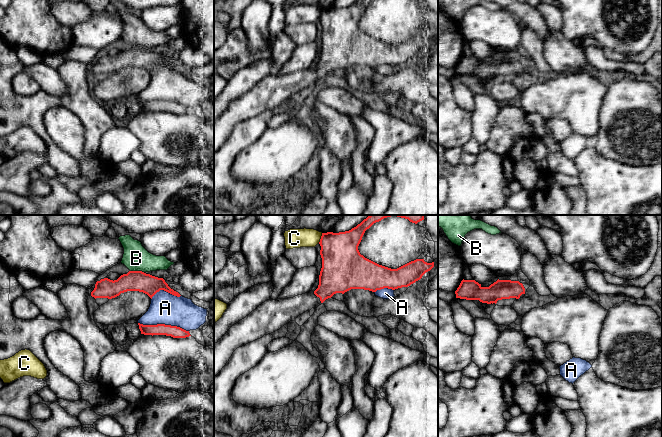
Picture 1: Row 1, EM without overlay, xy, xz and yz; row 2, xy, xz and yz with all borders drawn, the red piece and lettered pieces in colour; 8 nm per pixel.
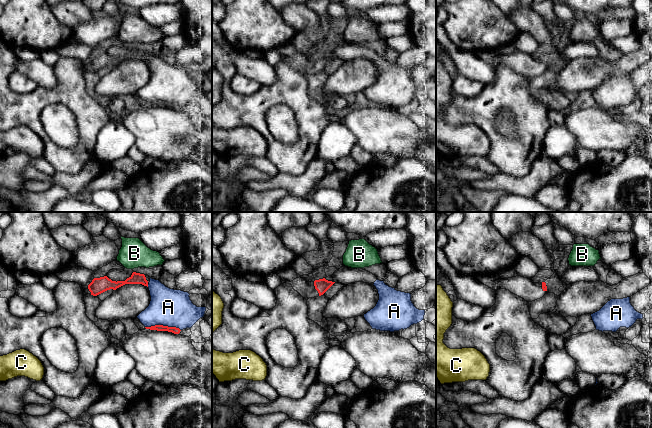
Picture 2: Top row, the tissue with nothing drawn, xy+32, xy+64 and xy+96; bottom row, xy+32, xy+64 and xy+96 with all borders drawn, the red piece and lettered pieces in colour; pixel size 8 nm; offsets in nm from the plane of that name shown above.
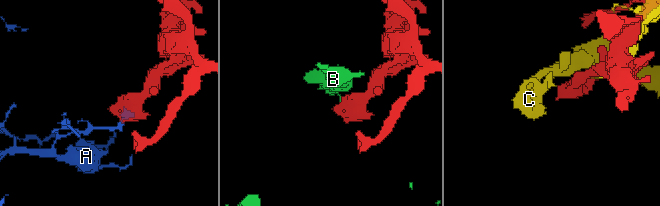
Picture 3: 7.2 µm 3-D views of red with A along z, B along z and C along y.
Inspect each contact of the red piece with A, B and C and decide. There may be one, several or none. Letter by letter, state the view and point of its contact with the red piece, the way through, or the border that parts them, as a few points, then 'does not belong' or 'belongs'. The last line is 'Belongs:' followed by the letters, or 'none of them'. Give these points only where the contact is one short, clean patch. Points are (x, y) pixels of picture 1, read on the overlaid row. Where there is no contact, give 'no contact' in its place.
A: xy (163, 324) | does not belong
B: xy (137, 271) | along xy (130, 270), (141, 270), (143, 272) | does not belong
C: xz (321, 238) | does not belong
Belongs: none of them

